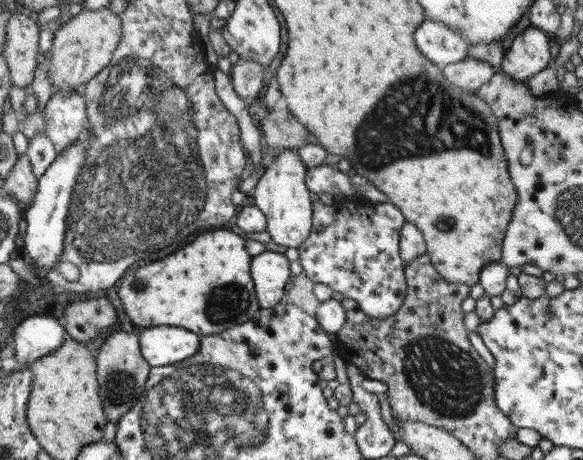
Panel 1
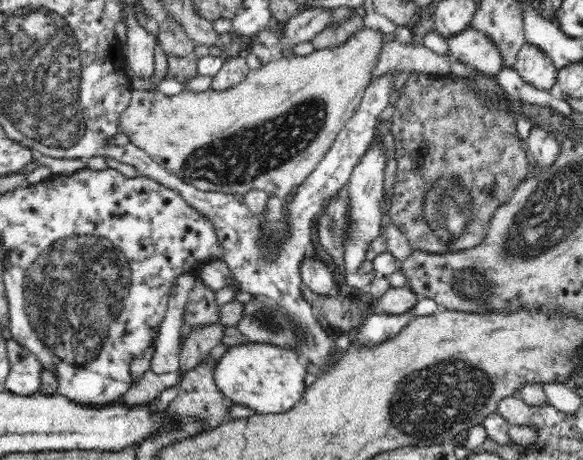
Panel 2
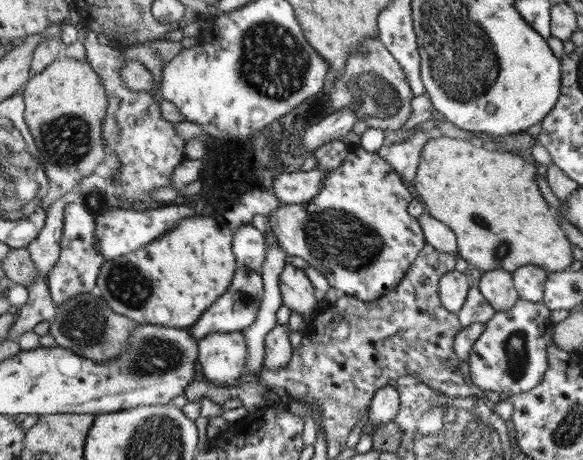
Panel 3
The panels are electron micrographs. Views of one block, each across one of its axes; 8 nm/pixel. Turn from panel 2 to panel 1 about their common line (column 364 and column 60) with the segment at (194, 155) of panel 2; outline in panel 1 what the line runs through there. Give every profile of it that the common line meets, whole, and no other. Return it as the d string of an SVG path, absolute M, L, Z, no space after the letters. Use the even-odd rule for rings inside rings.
M108 7L98 10L82 10L66 25L55 33L51 46L49 75L56 91L64 94L81 90L110 62L115 48L123 35L123 24L120 15L114 14Z

